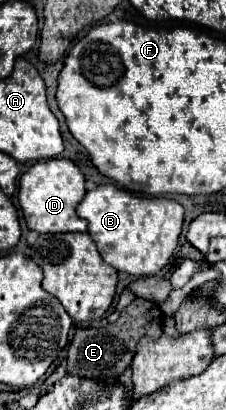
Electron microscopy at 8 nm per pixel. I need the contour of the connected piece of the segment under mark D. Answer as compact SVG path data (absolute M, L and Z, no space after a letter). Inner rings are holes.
M52 158L36 162L28 172L22 174L18 186L18 202L24 220L30 230L38 234L60 234L60 232L86 232L86 220L76 214L78 202L84 198L84 176L80 168L66 158Z

